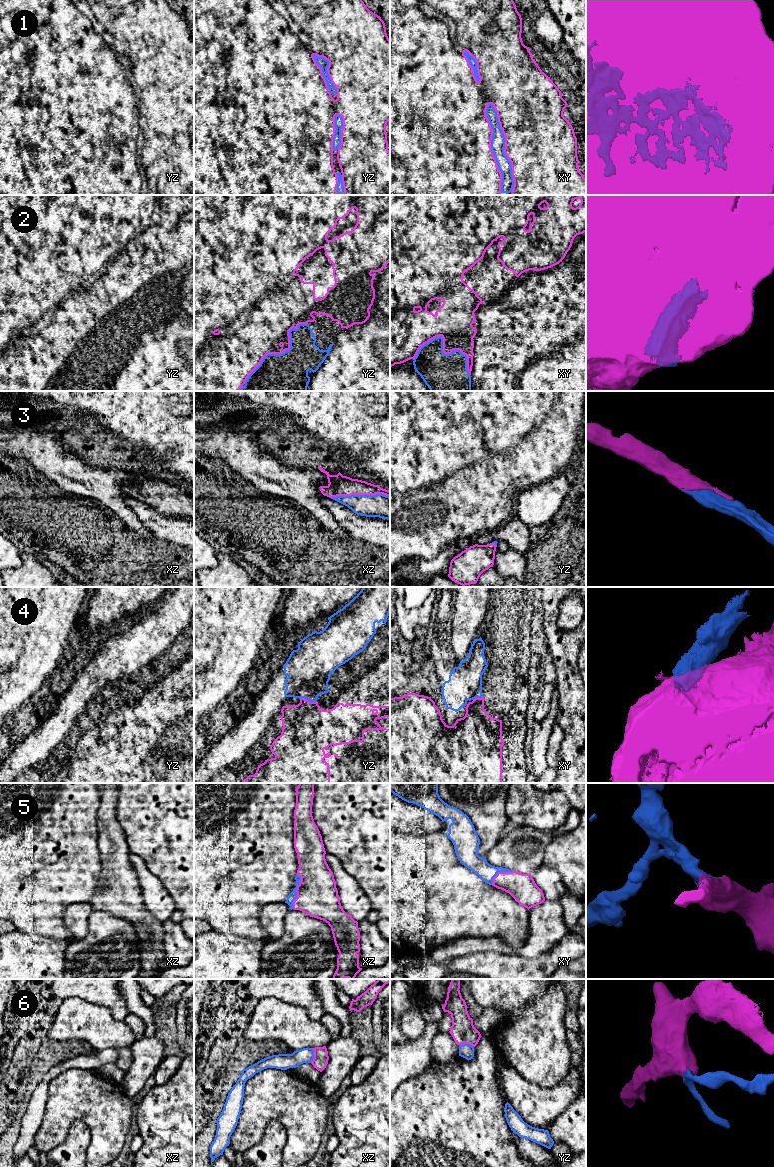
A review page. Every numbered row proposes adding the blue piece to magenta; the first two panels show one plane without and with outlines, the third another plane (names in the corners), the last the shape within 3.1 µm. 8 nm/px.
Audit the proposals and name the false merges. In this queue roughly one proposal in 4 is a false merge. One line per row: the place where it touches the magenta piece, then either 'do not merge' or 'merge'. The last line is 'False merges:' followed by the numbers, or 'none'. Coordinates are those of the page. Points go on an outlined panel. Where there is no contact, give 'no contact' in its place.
1: xy (505, 147) | merge
2: xy (443, 349) | merge
3: xz (359, 494) | merge
4: yz (307, 700) | do not merge
5: xz (296, 891) | merge
6: xz (314, 1055) | do not merge
False merges: 4, 6

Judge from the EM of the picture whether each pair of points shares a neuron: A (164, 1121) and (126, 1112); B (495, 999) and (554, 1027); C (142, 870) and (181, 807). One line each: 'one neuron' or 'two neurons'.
A: two neurons
B: one neuron
C: two neurons

